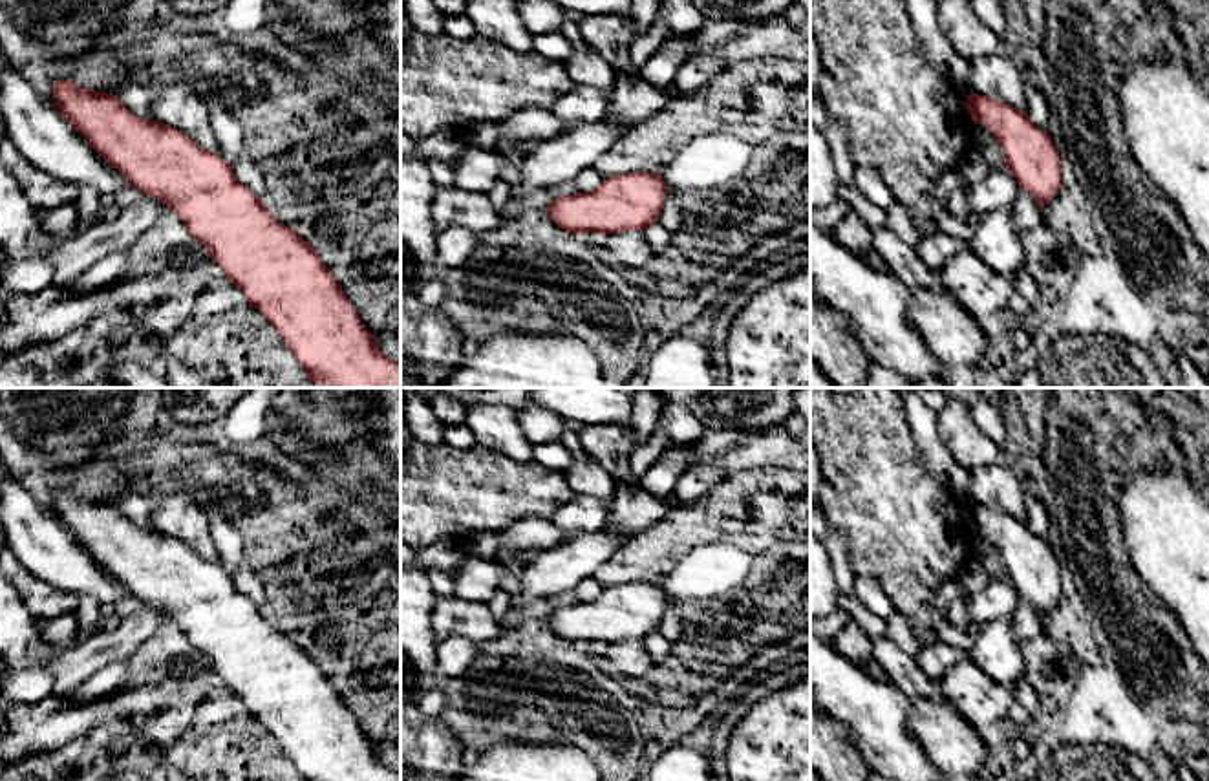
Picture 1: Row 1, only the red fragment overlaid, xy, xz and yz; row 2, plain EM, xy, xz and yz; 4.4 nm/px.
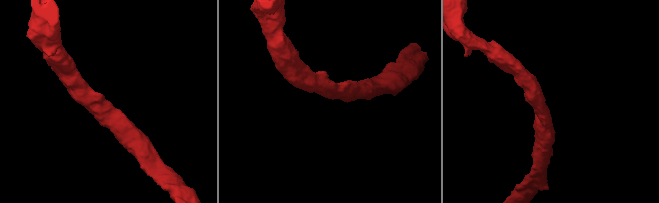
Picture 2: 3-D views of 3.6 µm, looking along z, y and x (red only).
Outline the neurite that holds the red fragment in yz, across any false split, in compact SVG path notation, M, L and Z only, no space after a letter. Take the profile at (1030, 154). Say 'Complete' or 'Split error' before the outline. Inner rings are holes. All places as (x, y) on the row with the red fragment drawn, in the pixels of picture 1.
Complete. M969 93L971 121L993 134L1002 148L1006 168L1019 188L1044 209L1061 190L1061 157L1046 132L1032 123L1026 112L1006 102Z

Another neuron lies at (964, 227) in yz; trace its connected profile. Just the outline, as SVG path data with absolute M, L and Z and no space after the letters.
M946 210L936 219L936 229L938 229L938 232L944 232L944 234L968 241L975 234L982 218L984 216L977 214L977 212L969 212L968 216L958 218L958 216L953 216L949 210Z

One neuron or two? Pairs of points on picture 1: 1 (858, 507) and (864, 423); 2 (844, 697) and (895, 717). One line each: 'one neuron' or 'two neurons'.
1: one neuron
2: one neuron

